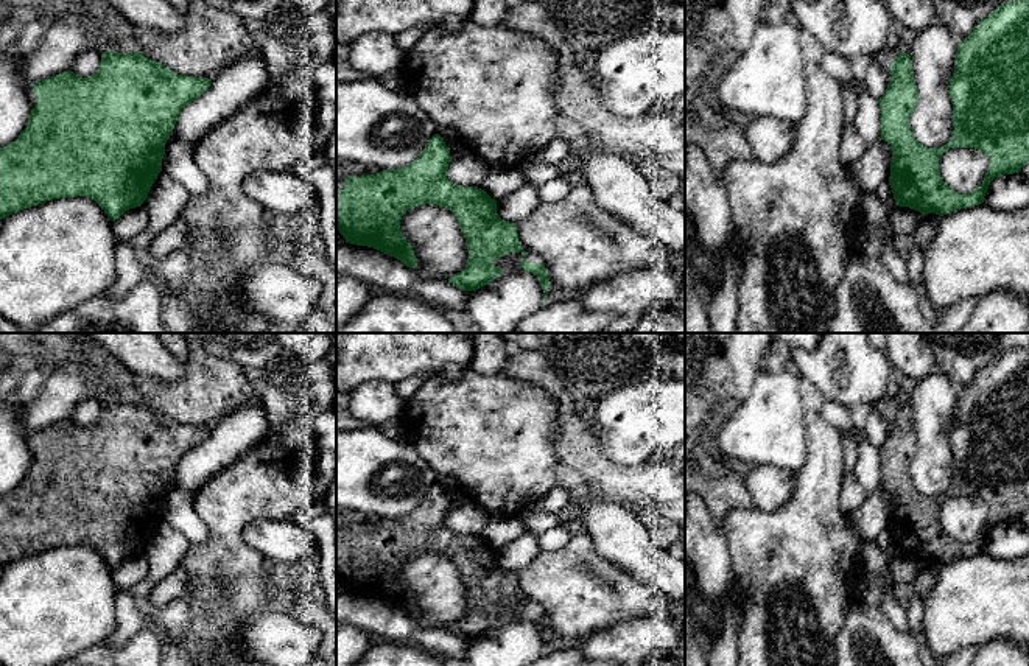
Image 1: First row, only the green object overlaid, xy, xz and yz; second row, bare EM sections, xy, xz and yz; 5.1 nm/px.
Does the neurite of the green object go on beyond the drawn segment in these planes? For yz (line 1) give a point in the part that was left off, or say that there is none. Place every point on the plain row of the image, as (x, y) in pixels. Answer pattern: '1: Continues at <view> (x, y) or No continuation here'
1: No continuation here

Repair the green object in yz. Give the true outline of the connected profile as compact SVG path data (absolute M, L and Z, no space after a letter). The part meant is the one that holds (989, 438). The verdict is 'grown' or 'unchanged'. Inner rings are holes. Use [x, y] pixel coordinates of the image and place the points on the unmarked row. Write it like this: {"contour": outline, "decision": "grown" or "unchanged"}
{"contour": "M1029 345L1003 352L961 389L950 428L954 478L946 493L923 495L911 479L909 465L918 450L918 440L912 409L906 400L892 409L890 423L889 434L878 451L881 487L890 493L892 500L889 534L897 554L939 565L975 556L984 551L995 526L1020 521L1029 510ZM950 496L975 496L989 506L982 532L968 543L956 542L940 524L939 509Z", "decision": "unchanged"}

